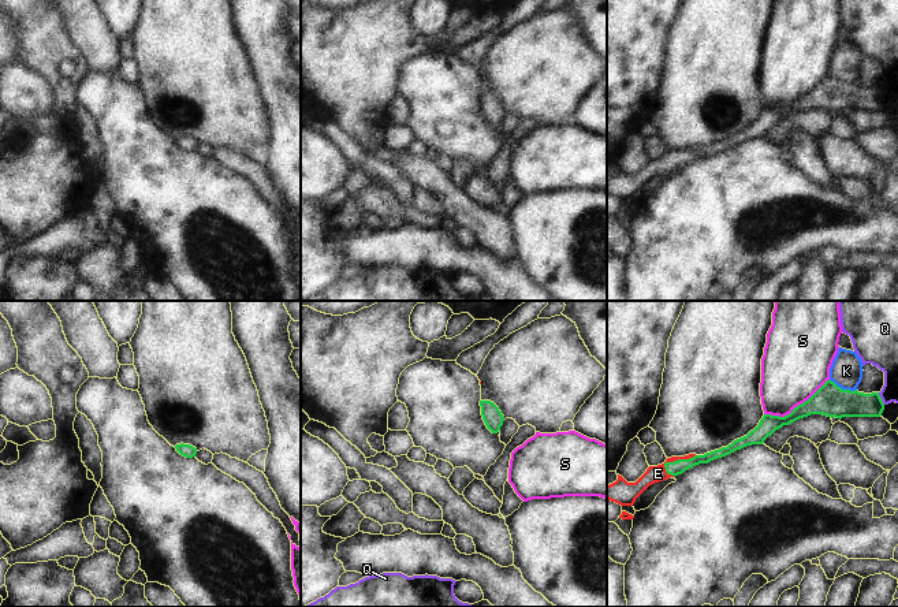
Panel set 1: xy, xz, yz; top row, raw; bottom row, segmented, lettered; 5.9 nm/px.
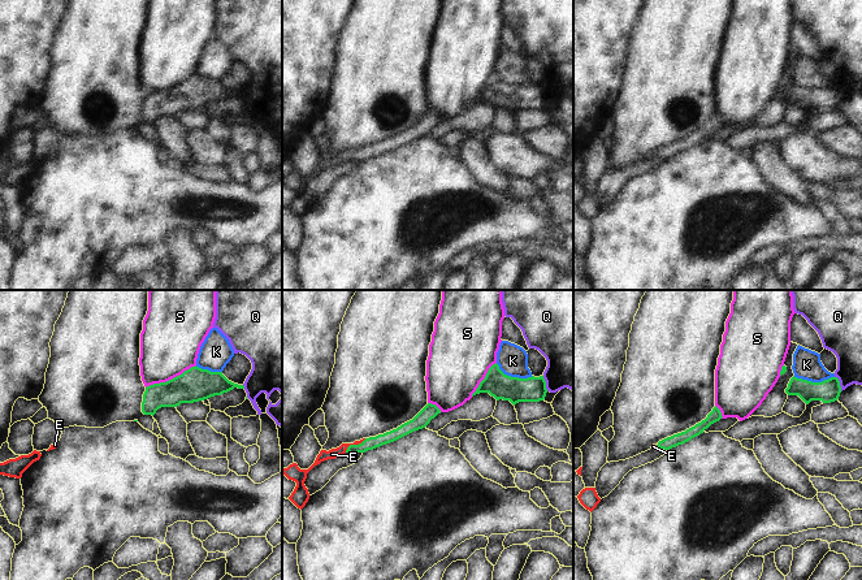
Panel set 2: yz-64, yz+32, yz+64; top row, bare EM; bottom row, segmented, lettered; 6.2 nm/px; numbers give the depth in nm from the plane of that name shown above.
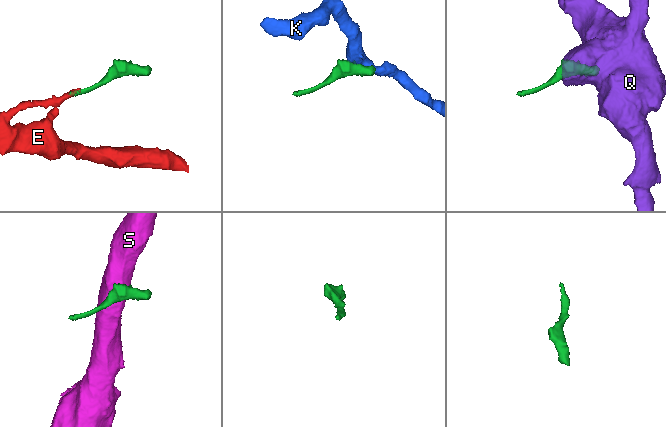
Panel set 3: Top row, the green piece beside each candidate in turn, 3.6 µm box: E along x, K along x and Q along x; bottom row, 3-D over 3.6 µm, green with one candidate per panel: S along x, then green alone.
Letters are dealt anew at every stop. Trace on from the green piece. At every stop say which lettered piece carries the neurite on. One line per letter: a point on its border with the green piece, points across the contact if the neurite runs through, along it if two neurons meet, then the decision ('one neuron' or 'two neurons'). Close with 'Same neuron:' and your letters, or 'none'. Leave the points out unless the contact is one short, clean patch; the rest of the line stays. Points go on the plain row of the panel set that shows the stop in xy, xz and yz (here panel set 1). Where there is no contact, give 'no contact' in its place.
E: yz (674, 155) | across yz (675, 162), (674, 155), (666, 156), (658, 167) | one neuron
K: yz (844, 84) | two neurons
Q: yz (880, 92) | along yz (878, 86), (885, 97) | two neurons
S: yz (797, 100) | two neurons
Same neuron: E

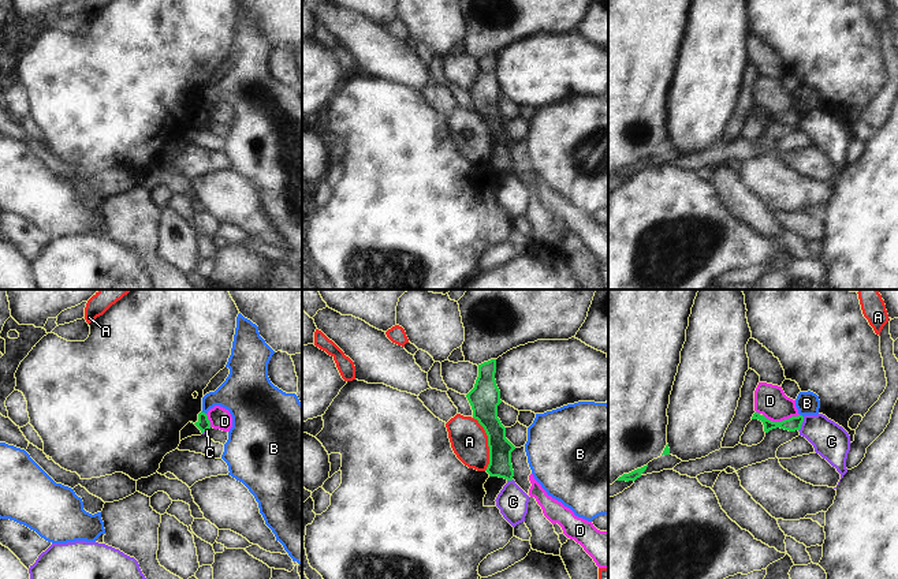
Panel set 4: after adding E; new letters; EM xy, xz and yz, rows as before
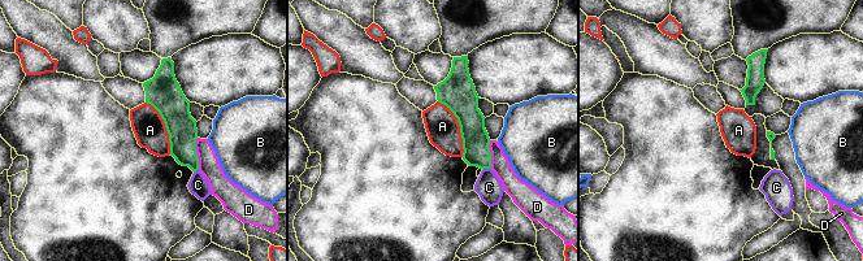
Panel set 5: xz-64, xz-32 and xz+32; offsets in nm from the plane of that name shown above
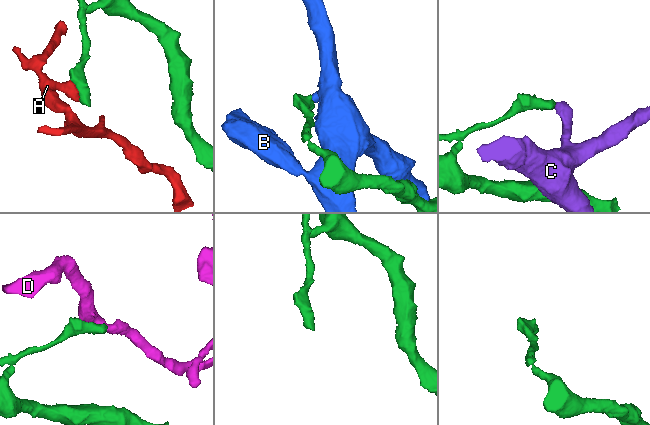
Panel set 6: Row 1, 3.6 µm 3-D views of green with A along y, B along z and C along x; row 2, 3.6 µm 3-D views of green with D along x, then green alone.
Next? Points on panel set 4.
A: xz (488, 138) | along xz (473, 111), (487, 130), (488, 160), (485, 164) | two neurons
B: xy (204, 107) | along xy (201, 105), (205, 108) | two neurons
C: yz (801, 118) | along yz (804, 111), (798, 124) | two neurons
D: yz (782, 115) | two neurons
Same neuron: none

